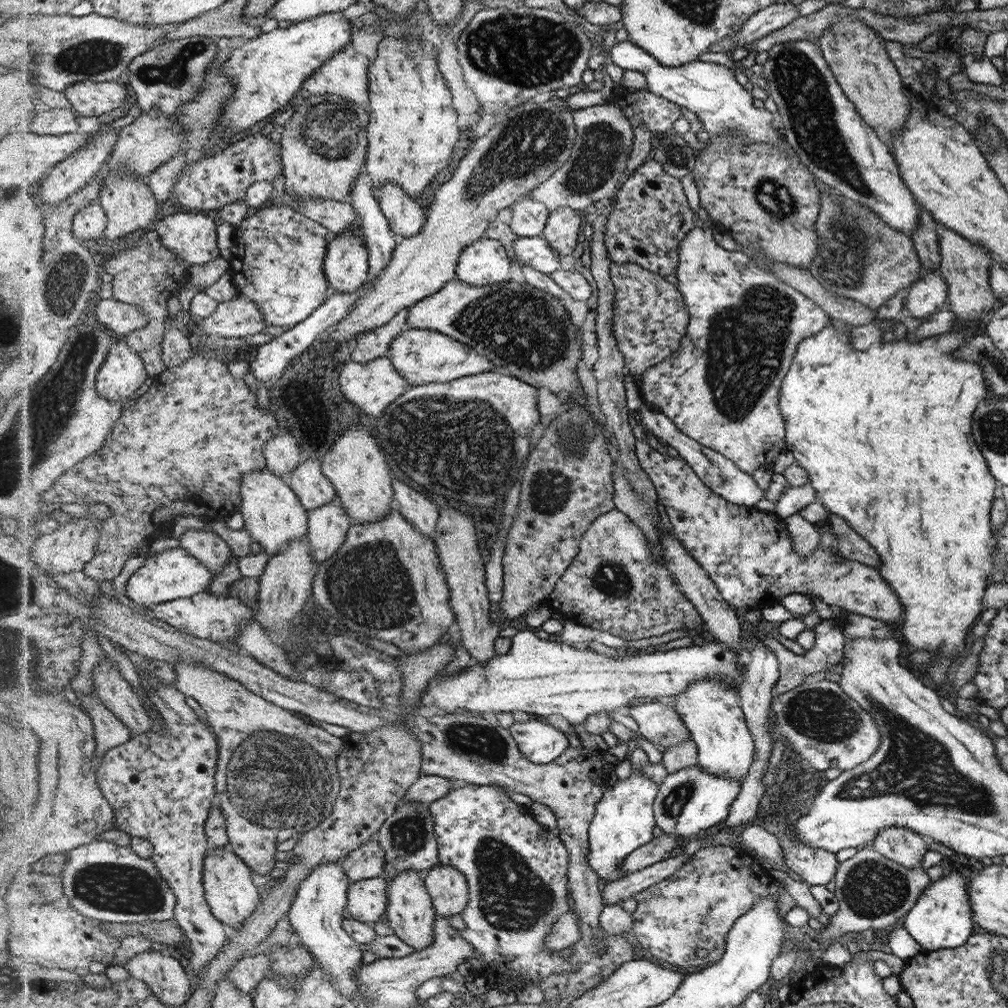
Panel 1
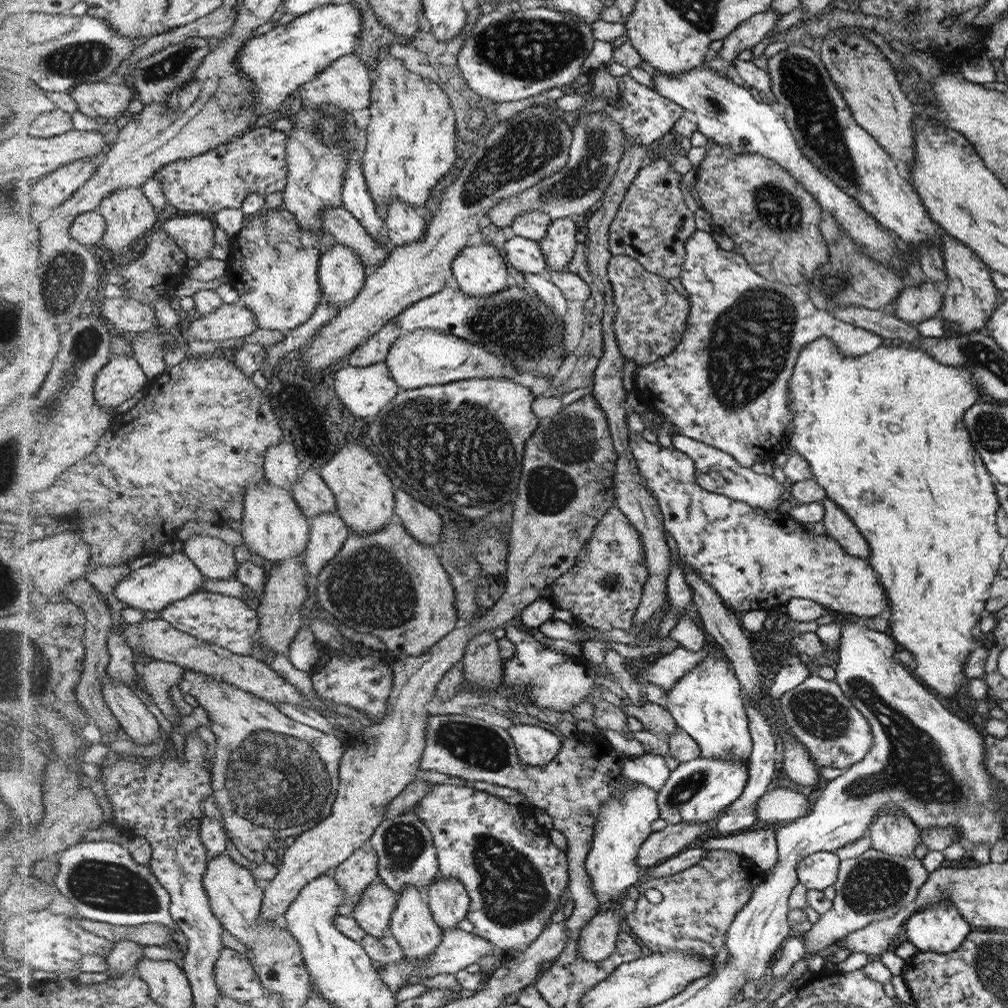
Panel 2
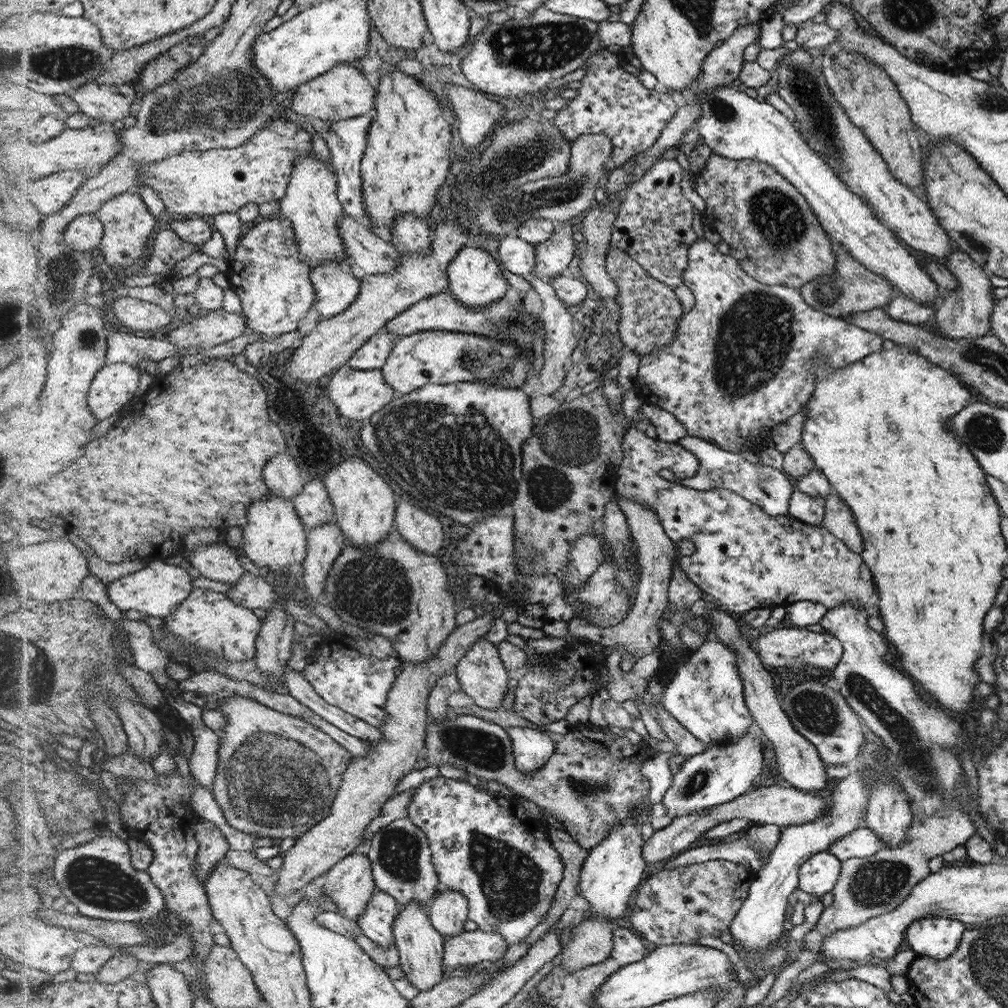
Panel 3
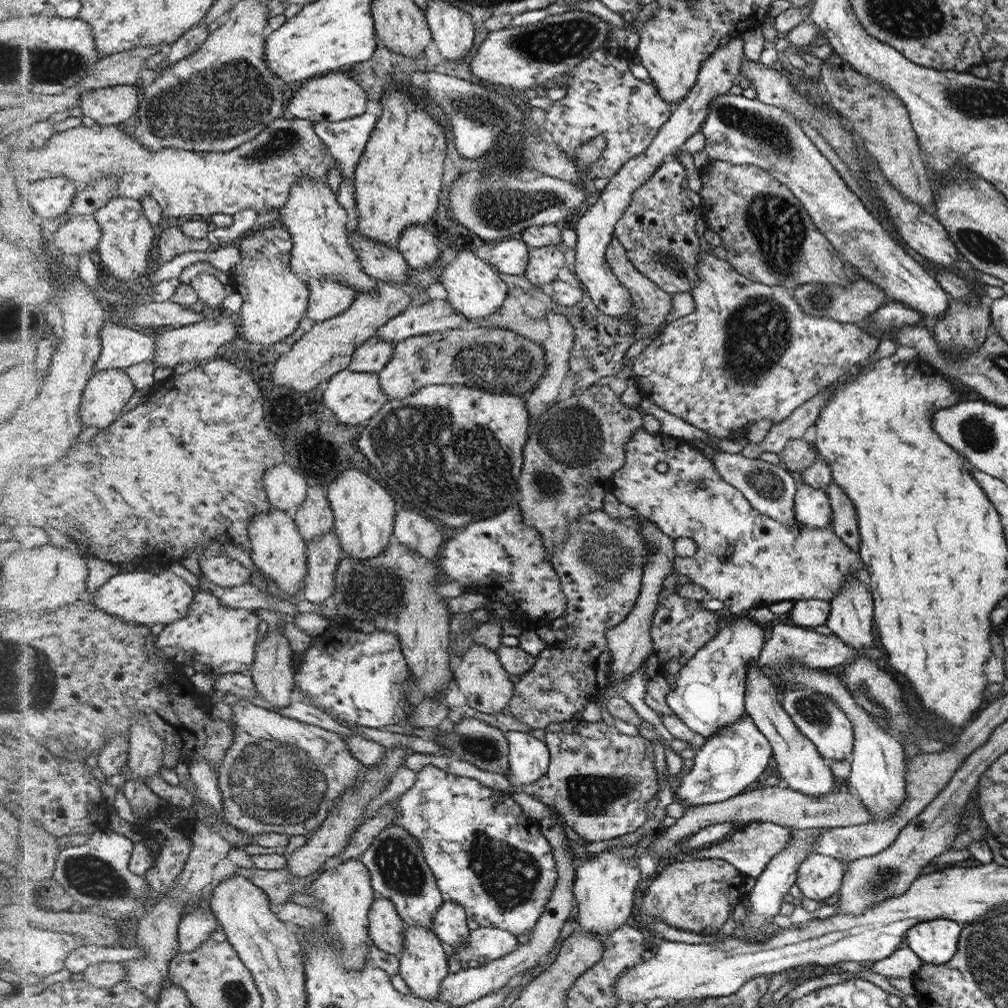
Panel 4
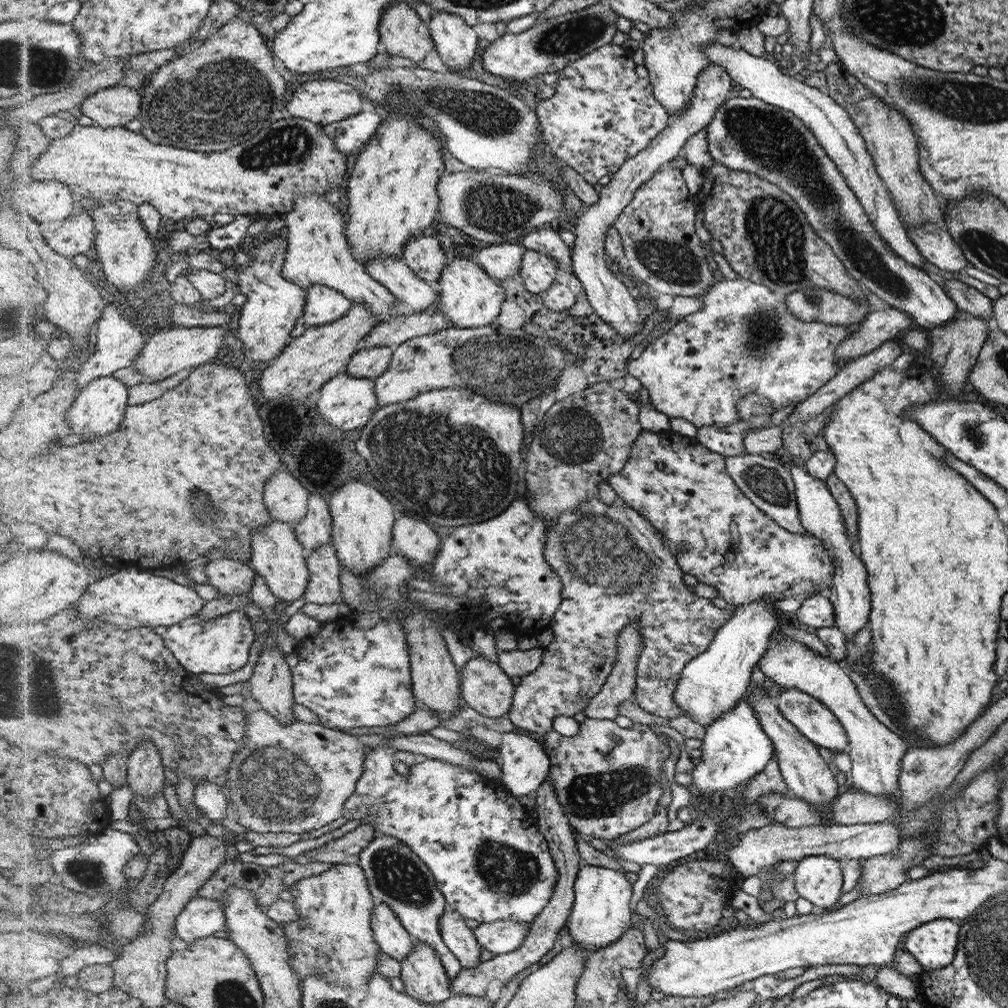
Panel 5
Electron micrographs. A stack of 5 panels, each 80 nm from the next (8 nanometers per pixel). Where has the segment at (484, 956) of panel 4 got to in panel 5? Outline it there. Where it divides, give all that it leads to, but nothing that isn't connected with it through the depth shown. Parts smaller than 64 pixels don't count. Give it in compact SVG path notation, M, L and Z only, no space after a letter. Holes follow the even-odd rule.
M498 920L479 924L475 930L482 952L487 956L495 956L515 951L523 944L528 934L530 922L519 922L519 920Z

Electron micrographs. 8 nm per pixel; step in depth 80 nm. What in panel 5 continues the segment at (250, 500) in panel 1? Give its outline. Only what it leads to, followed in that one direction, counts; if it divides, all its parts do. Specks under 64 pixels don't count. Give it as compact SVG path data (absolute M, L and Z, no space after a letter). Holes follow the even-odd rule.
M273 519L266 527L254 532L253 566L270 588L270 592L281 602L294 602L304 596L310 580L310 569L307 567L307 551L295 535L292 525Z

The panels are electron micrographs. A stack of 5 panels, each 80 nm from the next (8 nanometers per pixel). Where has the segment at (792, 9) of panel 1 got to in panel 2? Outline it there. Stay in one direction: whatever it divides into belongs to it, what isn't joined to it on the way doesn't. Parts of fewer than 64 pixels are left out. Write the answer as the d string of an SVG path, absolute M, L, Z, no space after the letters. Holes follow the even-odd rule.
M772 9L759 12L758 15L751 16L744 23L740 23L726 39L723 40L723 47L714 54L712 59L708 57L706 66L718 69L723 75L730 77L728 72L730 66L733 67L734 59L738 59L738 53L748 48L753 49L760 40L762 40L770 30L776 28L780 13ZM715 54L717 57L715 57Z

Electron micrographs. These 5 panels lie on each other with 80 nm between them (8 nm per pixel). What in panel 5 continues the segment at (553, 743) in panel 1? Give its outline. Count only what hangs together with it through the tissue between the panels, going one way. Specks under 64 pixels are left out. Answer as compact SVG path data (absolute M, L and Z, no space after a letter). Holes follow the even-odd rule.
M510 731L502 733L502 741L498 748L501 750L502 772L499 781L505 791L516 800L518 796L534 795L551 771L551 761L545 751L544 743L522 732Z

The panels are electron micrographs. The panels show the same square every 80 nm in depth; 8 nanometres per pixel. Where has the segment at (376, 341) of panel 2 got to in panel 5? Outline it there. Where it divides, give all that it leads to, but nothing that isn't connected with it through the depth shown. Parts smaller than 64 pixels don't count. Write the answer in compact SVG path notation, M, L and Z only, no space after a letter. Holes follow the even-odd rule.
M384 346L380 348L364 348L352 356L347 366L346 374L355 378L378 379L391 365L394 348Z

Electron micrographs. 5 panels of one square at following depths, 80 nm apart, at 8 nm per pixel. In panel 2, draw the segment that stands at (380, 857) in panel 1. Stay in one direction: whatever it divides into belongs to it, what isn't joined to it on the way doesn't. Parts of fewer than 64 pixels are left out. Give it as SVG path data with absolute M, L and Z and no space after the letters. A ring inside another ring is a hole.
M357 849L352 857L334 869L338 886L344 890L344 904L358 908L358 902L368 886L379 877L379 860L376 852Z

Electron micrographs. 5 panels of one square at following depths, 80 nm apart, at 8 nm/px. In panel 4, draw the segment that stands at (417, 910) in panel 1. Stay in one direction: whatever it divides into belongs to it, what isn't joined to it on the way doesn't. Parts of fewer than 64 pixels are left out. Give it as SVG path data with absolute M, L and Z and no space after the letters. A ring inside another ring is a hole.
M408 925L403 928L403 950L398 954L400 960L399 975L411 988L412 994L426 1000L436 1000L442 988L442 982L451 974L448 968L444 942L434 930L420 925Z

